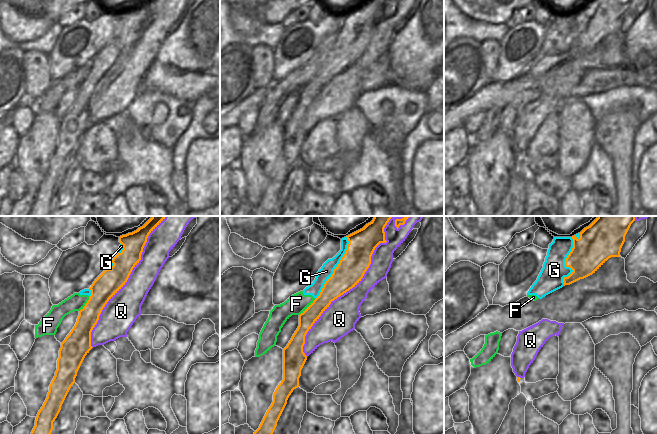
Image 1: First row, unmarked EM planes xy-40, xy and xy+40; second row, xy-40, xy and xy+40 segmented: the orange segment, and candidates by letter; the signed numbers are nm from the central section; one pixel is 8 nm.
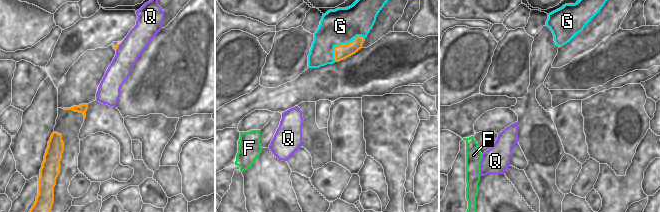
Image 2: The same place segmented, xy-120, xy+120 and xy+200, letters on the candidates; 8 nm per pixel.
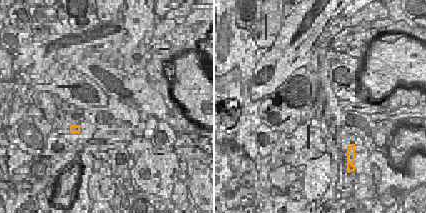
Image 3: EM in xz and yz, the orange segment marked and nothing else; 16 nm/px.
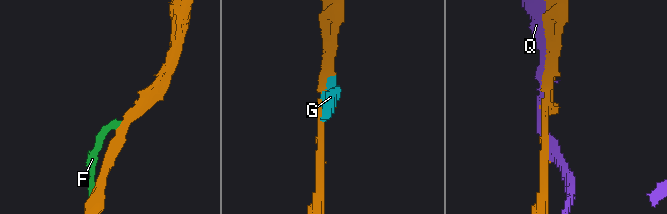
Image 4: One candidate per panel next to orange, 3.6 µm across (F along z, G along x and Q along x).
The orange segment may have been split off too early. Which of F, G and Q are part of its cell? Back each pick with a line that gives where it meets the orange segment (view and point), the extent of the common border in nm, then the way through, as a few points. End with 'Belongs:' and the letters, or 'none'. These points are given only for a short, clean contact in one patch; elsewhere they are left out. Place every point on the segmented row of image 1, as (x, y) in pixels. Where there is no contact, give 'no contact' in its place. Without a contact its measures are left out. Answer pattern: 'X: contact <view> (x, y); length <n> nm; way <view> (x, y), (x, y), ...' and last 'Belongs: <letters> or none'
Belongs: none

